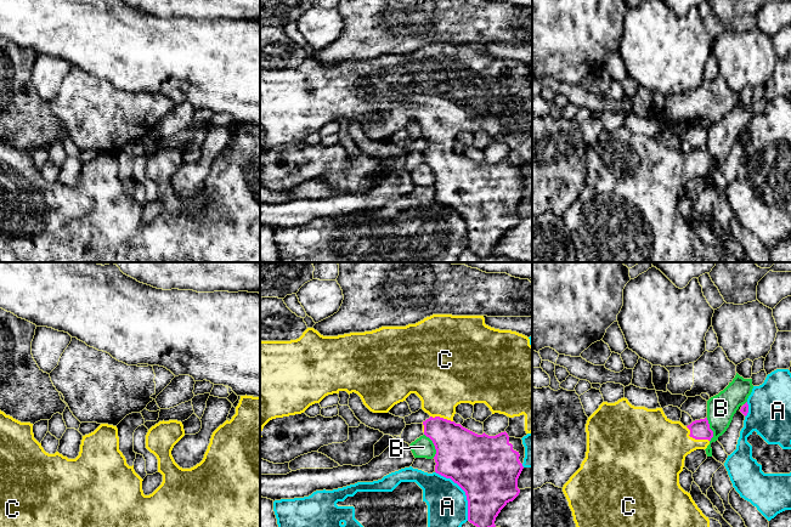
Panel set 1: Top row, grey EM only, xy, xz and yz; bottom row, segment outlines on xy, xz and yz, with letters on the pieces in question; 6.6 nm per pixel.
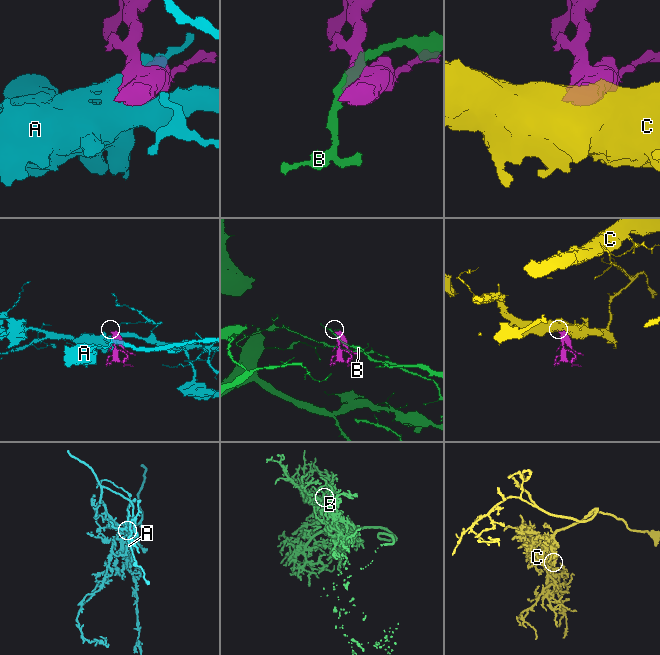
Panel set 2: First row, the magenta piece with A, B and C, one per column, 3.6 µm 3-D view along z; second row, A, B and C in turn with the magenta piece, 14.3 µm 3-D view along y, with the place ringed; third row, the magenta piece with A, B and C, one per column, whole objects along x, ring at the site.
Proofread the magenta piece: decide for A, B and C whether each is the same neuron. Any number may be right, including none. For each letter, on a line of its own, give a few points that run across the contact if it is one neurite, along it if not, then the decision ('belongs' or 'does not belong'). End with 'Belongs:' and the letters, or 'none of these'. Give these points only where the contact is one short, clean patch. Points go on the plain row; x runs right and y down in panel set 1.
A: does not belong
B: does not belong
C: line yz (700, 157), (695, 166), (659, 174); belongs
Belongs: C

